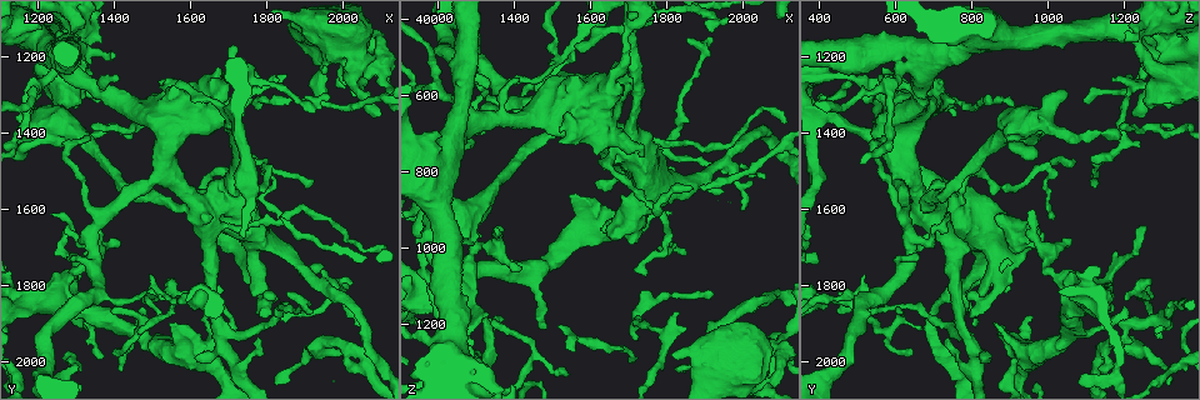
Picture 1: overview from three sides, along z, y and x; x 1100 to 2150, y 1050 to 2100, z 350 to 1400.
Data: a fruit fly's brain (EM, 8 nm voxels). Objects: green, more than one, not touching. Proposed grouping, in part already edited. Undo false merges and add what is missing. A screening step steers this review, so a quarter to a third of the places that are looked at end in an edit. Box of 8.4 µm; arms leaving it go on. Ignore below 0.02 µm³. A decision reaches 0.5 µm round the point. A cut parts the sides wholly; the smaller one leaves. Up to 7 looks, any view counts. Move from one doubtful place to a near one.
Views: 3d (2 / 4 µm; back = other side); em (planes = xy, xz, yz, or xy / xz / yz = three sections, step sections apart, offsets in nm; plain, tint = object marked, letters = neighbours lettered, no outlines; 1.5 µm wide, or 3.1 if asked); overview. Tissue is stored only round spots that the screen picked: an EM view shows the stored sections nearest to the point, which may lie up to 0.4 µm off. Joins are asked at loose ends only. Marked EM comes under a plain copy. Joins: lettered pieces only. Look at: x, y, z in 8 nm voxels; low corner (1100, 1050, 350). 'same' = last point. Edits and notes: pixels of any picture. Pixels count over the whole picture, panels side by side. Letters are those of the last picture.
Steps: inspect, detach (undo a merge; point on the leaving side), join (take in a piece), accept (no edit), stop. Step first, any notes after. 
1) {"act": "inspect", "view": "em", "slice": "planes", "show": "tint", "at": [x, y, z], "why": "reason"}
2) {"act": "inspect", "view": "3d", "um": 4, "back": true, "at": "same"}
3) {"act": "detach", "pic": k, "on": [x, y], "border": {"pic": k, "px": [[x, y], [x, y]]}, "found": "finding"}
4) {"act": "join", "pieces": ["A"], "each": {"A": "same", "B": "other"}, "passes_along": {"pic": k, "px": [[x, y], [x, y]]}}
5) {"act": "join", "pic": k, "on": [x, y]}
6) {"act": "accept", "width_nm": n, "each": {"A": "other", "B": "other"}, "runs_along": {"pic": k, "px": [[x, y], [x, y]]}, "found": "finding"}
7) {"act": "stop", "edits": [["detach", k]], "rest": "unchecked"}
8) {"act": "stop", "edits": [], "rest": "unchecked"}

{"act": "inspect", "view": "em", "slice": "planes", "show": "letters", "at": [1420, 1680, 1065], "why": "an open end"}

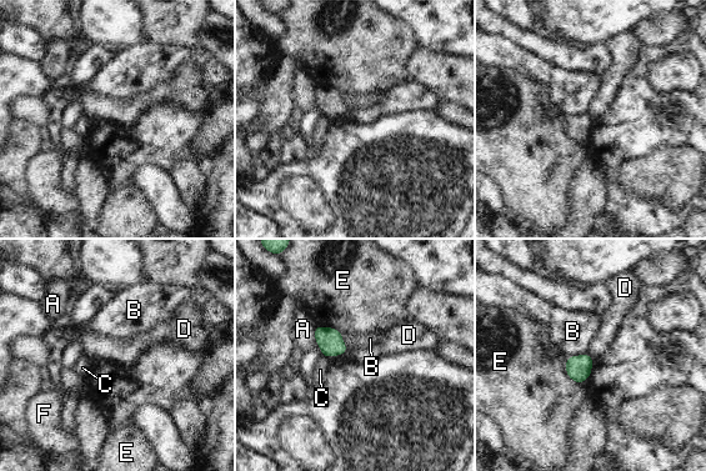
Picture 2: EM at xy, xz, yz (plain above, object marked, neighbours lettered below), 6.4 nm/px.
{"act": "accept", "each": {"A": "other", "B": "other", "C": "other", "D": "other", "E": "other", "F": "other"}, "border": {"pic": 2, "px": [[346, 350], [339, 355], [326, 357]]}, "found": "no lettered piece goes on from it"}

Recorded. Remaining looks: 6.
{"act": "inspect", "view": "3d", "um": 2, "at": [1550, 1895, 860], "why": "an open end"}

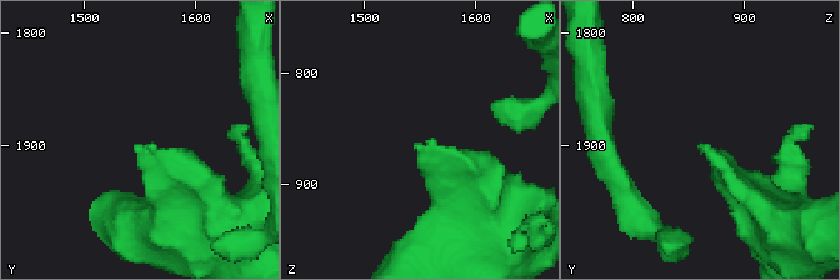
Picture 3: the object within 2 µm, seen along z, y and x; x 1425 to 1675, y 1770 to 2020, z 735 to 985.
{"act": "inspect", "view": "em", "slice": "xz", "step": 8, "show": "tint", "at": [1548, 1900, 864]}

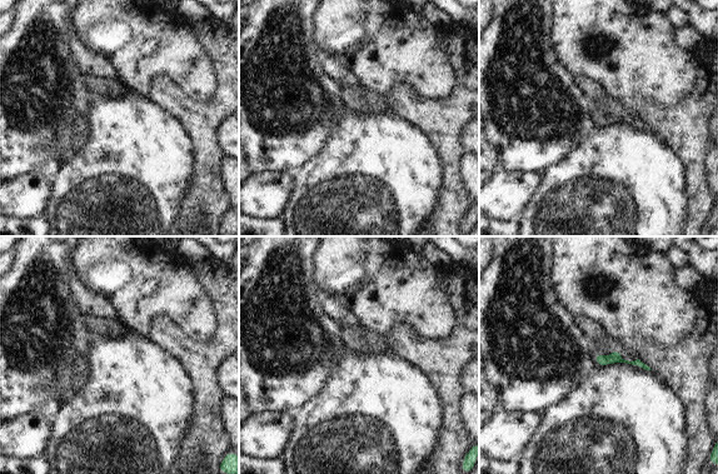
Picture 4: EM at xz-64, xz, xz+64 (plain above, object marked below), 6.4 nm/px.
{"act": "inspect", "view": "em", "slice": "xz", "step": 8, "show": "letters", "at": "same"}

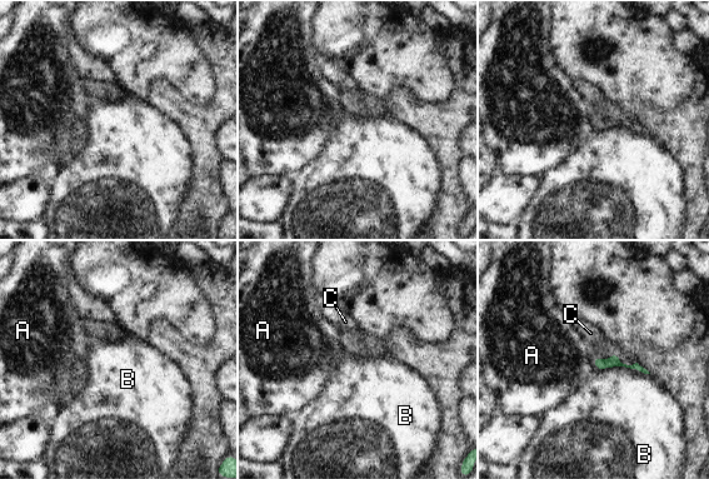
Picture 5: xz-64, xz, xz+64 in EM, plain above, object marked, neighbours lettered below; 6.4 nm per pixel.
{"act": "accept", "each": {"A": "other", "B": "other", "C": "other"}, "border": {"pic": 5, "px": [[608, 367], [629, 367], [649, 374]]}, "found": "no lettered piece goes on from it"}

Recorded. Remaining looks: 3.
{"act": "inspect", "view": "em", "slice": "planes", "show": "tint", "at": [1405, 1975, 640], "why": "branch stops here"}

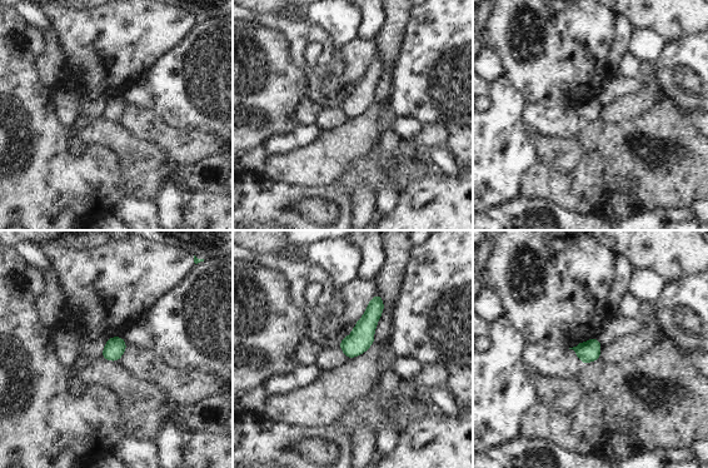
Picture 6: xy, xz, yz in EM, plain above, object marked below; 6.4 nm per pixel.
{"act": "inspect", "view": "em", "slice": "planes", "show": "letters", "at": "same"}

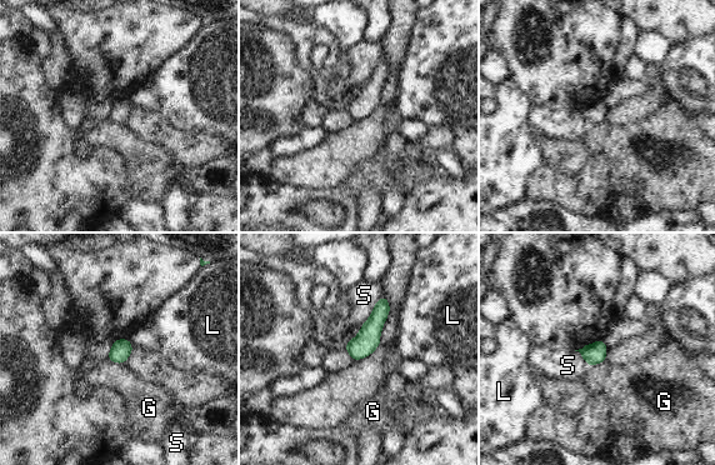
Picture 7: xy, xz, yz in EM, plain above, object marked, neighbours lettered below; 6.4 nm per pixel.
{"act": "accept", "each": {"G": "other", "L": "other", "S": "other"}, "border": {"pic": 7, "px": [[605, 360], [588, 366]]}, "found": "no lettered piece goes on from it"}

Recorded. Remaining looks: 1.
{"act": "stop", "edits": [], "rest": "unchecked"}

